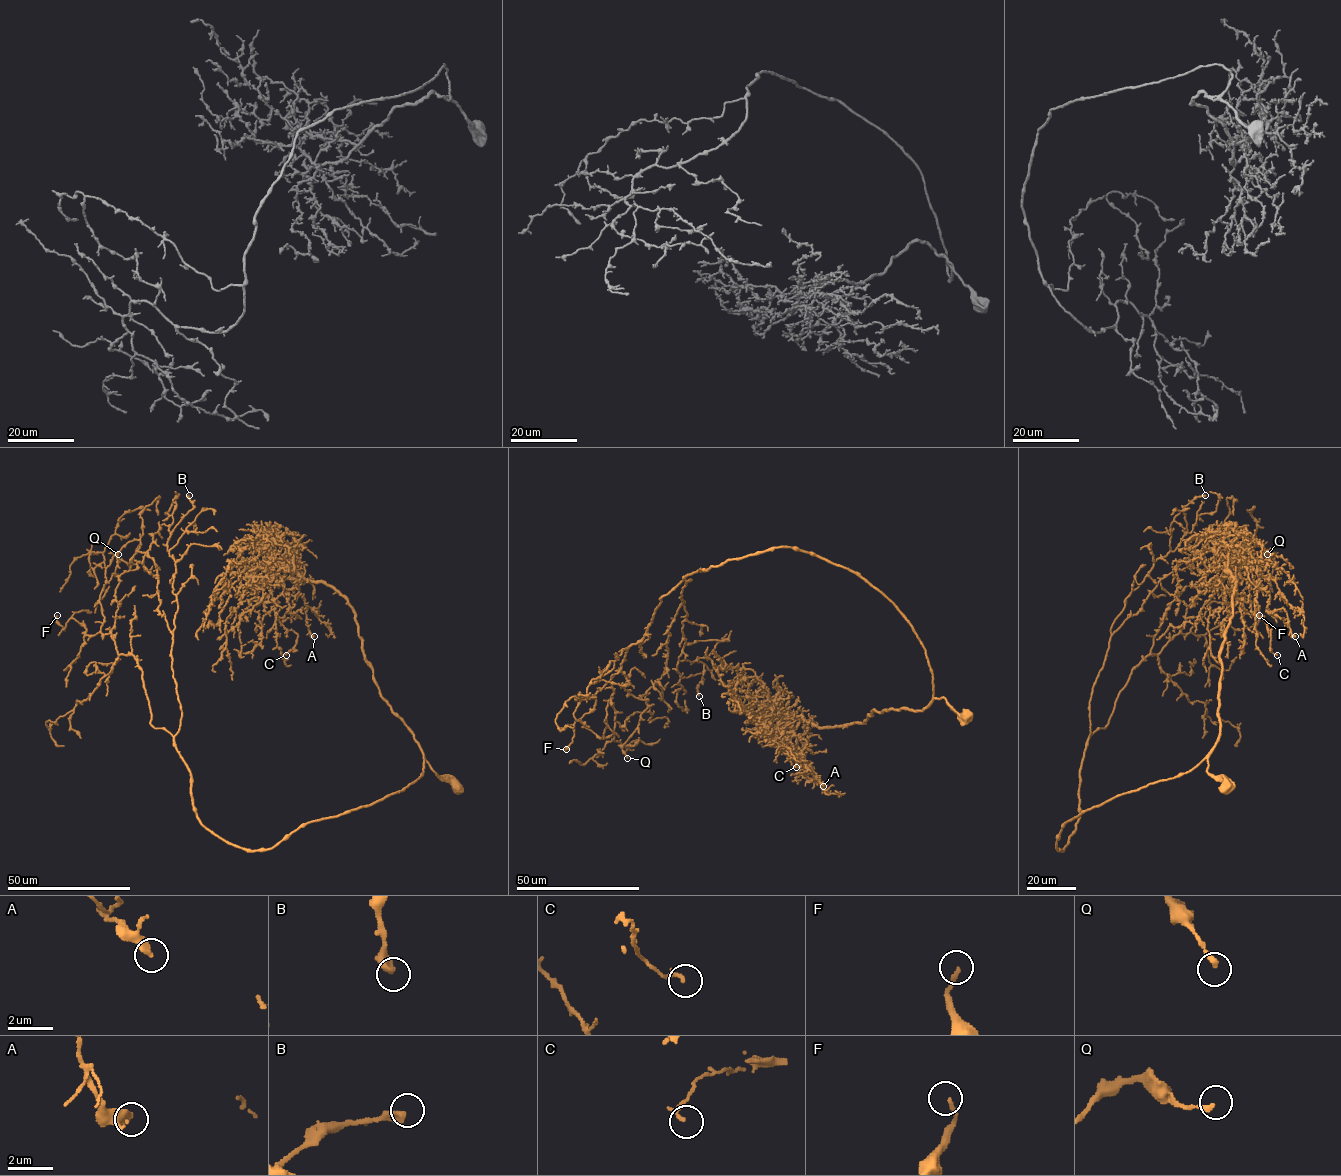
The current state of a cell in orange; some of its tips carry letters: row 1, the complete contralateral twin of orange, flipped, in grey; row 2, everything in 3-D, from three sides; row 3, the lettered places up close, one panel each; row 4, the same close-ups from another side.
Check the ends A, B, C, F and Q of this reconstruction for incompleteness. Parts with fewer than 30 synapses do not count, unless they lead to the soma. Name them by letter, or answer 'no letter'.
A

